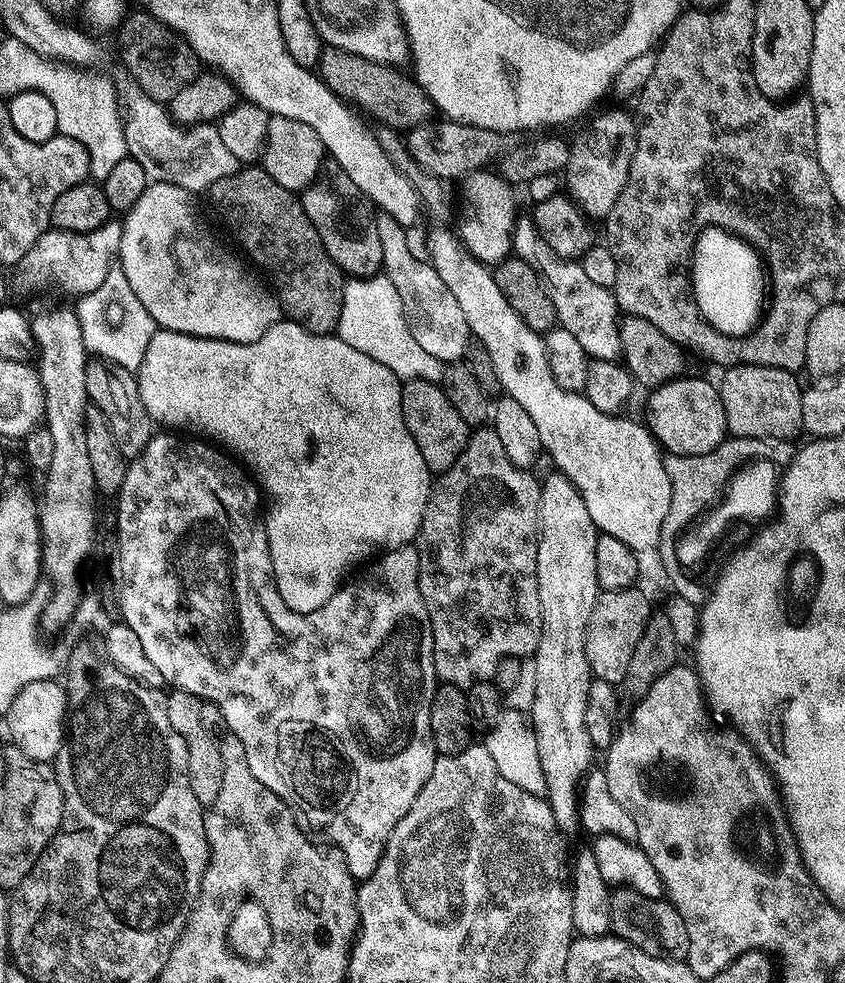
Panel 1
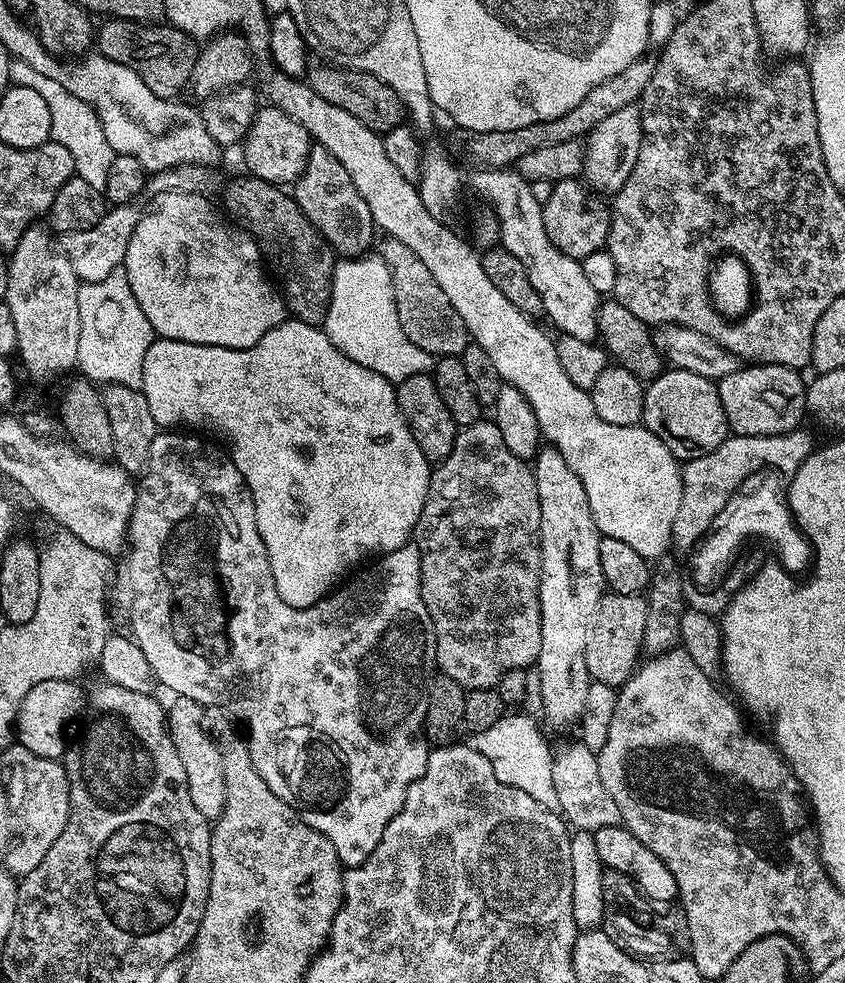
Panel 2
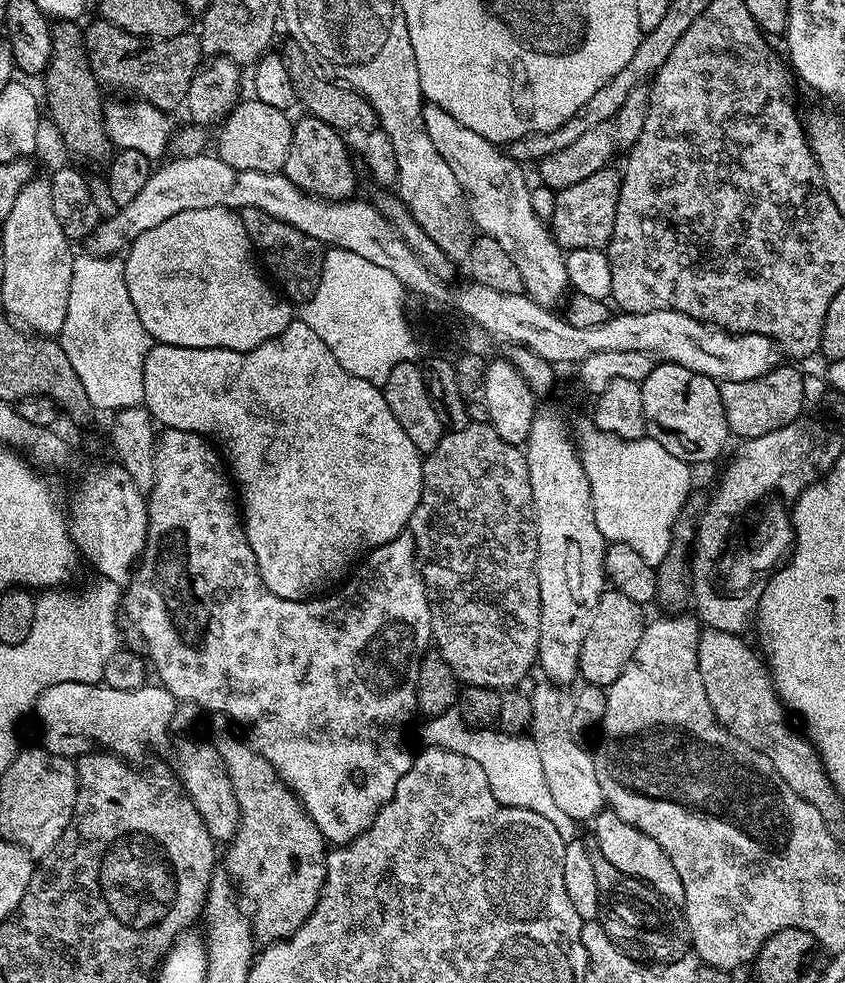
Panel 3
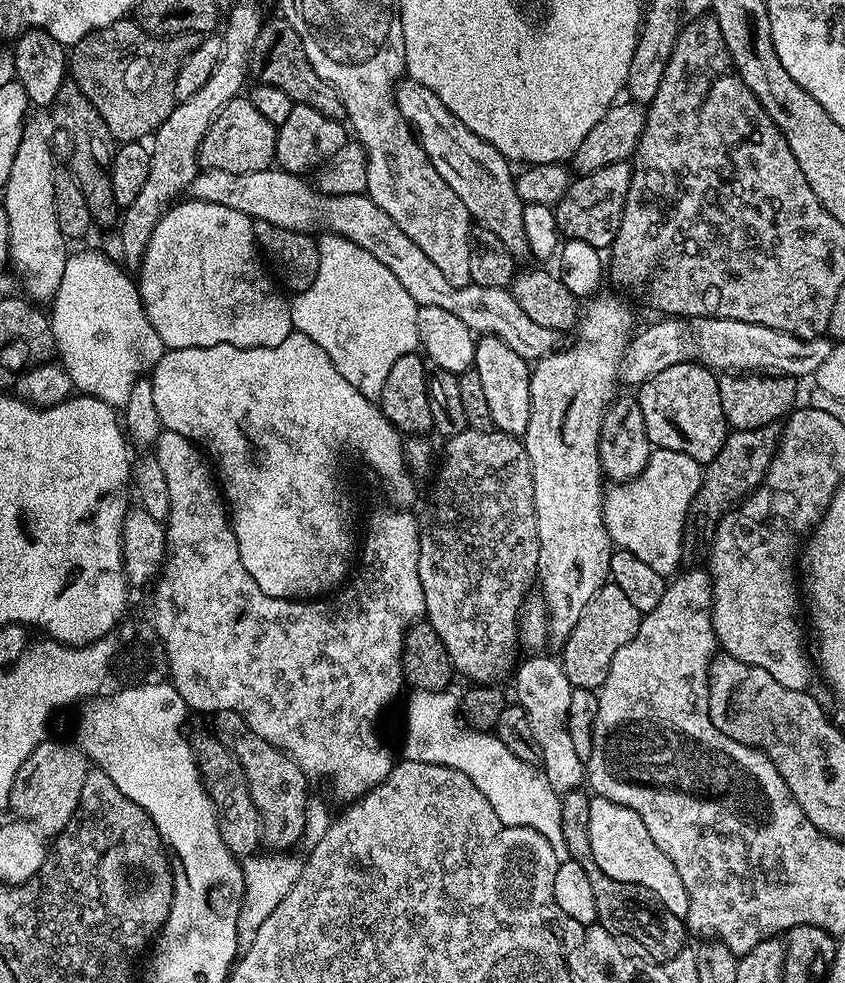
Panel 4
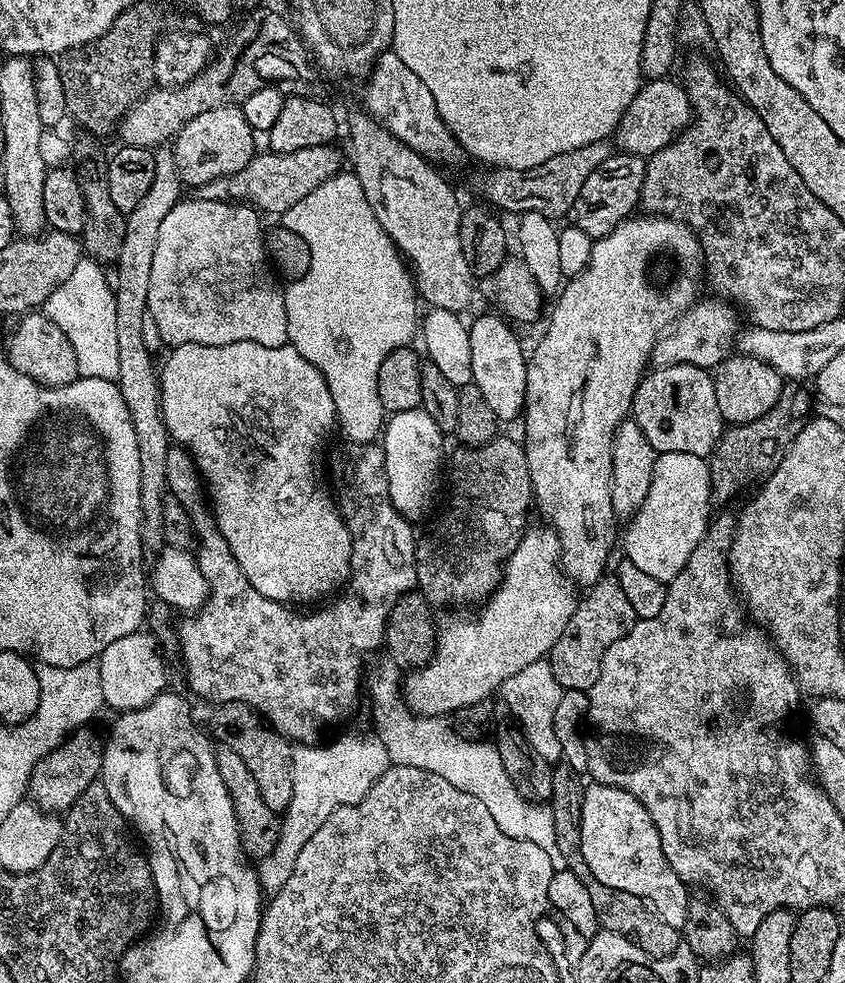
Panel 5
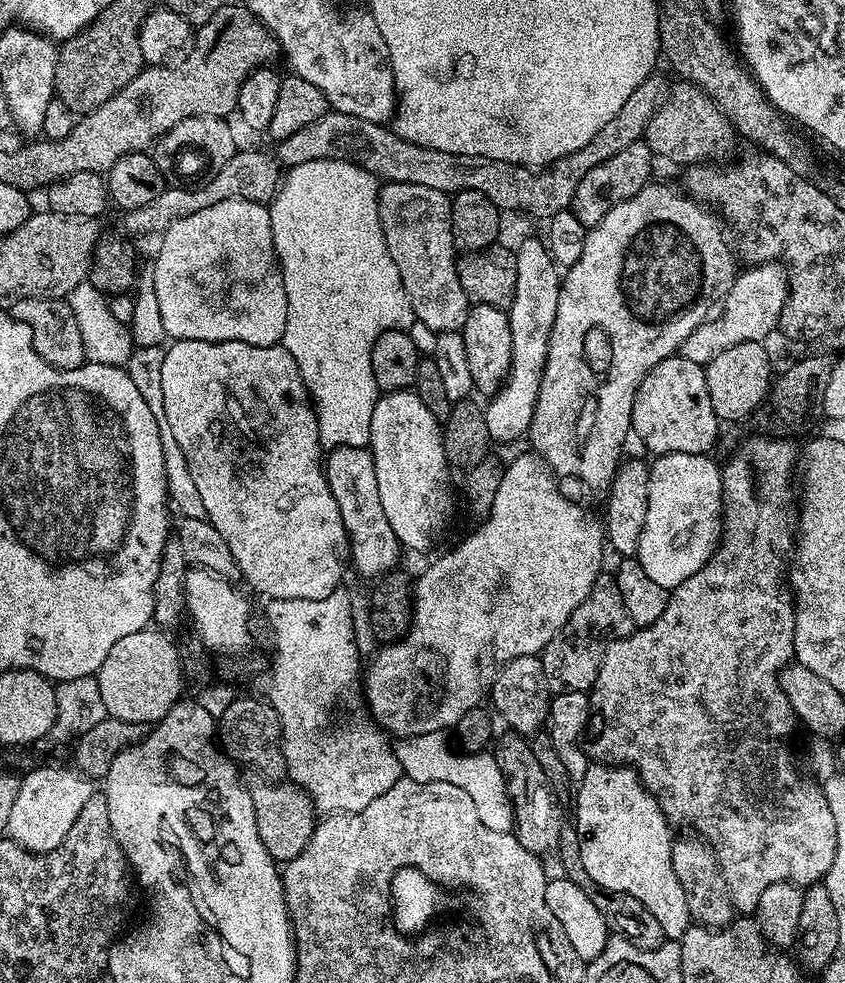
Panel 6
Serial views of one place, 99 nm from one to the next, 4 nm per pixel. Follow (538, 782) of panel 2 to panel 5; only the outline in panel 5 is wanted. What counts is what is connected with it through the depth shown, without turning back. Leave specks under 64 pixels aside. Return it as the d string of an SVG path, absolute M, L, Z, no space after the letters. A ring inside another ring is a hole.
M381 658L373 668L371 665L366 676L366 692L367 695L368 692L372 695L372 720L376 723L374 734L380 739L382 746L386 746L389 761L392 764L430 770L430 774L446 778L450 786L458 786L458 790L474 794L474 798L478 798L478 802L482 802L486 810L490 810L502 834L534 842L534 846L542 846L542 850L550 854L552 869L563 869L564 859L558 850L558 842L554 835L551 807L544 802L533 802L520 794L510 774L506 774L502 758L498 758L495 743L467 740L456 732L447 719L438 716L417 716L416 713L408 711L398 699L397 689L396 692L392 689L392 672L394 673L392 661Z

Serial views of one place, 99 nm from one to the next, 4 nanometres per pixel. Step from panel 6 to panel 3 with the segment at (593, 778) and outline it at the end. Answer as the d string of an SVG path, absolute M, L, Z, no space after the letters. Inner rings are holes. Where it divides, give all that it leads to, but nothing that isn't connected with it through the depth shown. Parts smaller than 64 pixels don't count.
M611 810L599 812L594 817L595 824L594 843L600 847L602 854L606 854L606 862L610 862L610 866L622 870L622 874L632 876L635 880L641 880L669 904L683 905L682 878L678 878L678 870L674 870L674 862L670 862L670 858L662 850L662 846L654 842L654 838L642 834L642 830L630 826L630 822L622 822L622 818L618 818L618 814Z

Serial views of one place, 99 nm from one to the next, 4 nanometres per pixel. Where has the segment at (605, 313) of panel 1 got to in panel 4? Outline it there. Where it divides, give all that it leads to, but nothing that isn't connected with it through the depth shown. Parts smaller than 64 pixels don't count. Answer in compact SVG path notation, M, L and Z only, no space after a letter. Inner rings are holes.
M404 78L397 84L394 95L402 118L406 118L420 139L422 150L426 150L434 170L438 170L438 174L446 178L446 186L450 186L450 190L462 198L462 206L466 206L468 215L479 227L498 234L502 246L511 256L527 257L529 249L522 220L525 203L518 198L516 176L510 161L494 150L490 142L478 138L474 130L467 128L442 102L442 98L430 90L430 86Z

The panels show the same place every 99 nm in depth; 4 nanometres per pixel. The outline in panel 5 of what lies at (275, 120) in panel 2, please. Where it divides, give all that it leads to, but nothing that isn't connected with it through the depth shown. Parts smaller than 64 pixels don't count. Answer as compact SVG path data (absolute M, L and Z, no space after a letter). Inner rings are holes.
M227 104L190 118L190 122L183 124L176 133L171 149L176 156L181 181L185 185L193 184L193 189L198 190L204 184L234 174L249 164L258 152L256 140L257 133L244 117L243 107Z

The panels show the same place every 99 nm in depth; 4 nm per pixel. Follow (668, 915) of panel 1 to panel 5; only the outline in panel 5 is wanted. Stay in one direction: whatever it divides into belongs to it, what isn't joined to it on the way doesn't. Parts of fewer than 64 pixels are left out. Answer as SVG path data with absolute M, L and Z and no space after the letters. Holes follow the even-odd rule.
M557 763L552 769L550 807L554 818L554 835L558 842L558 850L564 859L564 868L578 874L579 880L585 884L591 900L594 901L597 925L603 931L622 934L651 956L670 955L675 948L681 947L681 929L669 926L642 898L626 894L622 890L614 890L610 886L602 886L602 882L598 882L594 874L590 874L590 865L586 858L582 858L582 798L585 785L579 784L572 776L575 776L573 769L569 768L567 763Z

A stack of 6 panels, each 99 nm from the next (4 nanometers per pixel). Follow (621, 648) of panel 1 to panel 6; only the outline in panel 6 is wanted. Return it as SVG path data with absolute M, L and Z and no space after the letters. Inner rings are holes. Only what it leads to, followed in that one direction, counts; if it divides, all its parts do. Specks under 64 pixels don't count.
M600 575L590 594L586 594L582 606L570 614L566 626L562 626L562 630L558 630L558 634L554 634L543 652L539 653L549 689L553 693L588 692L598 678L606 650L615 640L629 636L633 630L634 625L630 614L626 614L626 602L622 602L622 590L618 590L615 575Z

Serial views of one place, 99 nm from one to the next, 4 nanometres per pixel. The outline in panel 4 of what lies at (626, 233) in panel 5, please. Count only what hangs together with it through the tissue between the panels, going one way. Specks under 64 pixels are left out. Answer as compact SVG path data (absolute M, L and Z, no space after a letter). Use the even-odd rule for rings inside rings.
M597 294L583 305L580 319L574 328L576 341L574 341L569 348L561 347L550 355L543 356L541 360L535 361L534 367L531 369L530 426L526 426L526 434L522 439L526 454L530 458L530 474L534 478L534 510L538 518L538 542L540 543L536 575L538 577L538 592L540 588L541 594L544 595L544 597L542 597L542 603L548 610L548 644L552 646L554 646L554 644L556 644L556 646L563 646L566 640L570 638L570 630L574 630L574 625L578 623L578 618L582 618L582 610L586 610L590 598L594 598L594 594L598 594L598 590L609 579L610 558L614 551L614 545L610 534L606 530L606 522L604 521L606 475L603 466L600 464L599 436L602 430L603 415L606 414L608 405L618 396L616 380L618 384L622 376L624 351L628 349L628 341L631 340L634 335L634 327L632 328L632 312L628 309L627 302L619 300L616 296L604 295L605 294Z

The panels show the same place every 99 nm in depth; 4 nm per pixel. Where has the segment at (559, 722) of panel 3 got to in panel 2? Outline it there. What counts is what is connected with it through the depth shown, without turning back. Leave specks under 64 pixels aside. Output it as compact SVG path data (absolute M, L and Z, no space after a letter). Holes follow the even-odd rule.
M568 744L561 752L557 751L552 757L552 774L554 794L558 794L558 811L573 829L596 833L600 828L621 823L618 805L610 798L598 775L596 752L587 744Z

